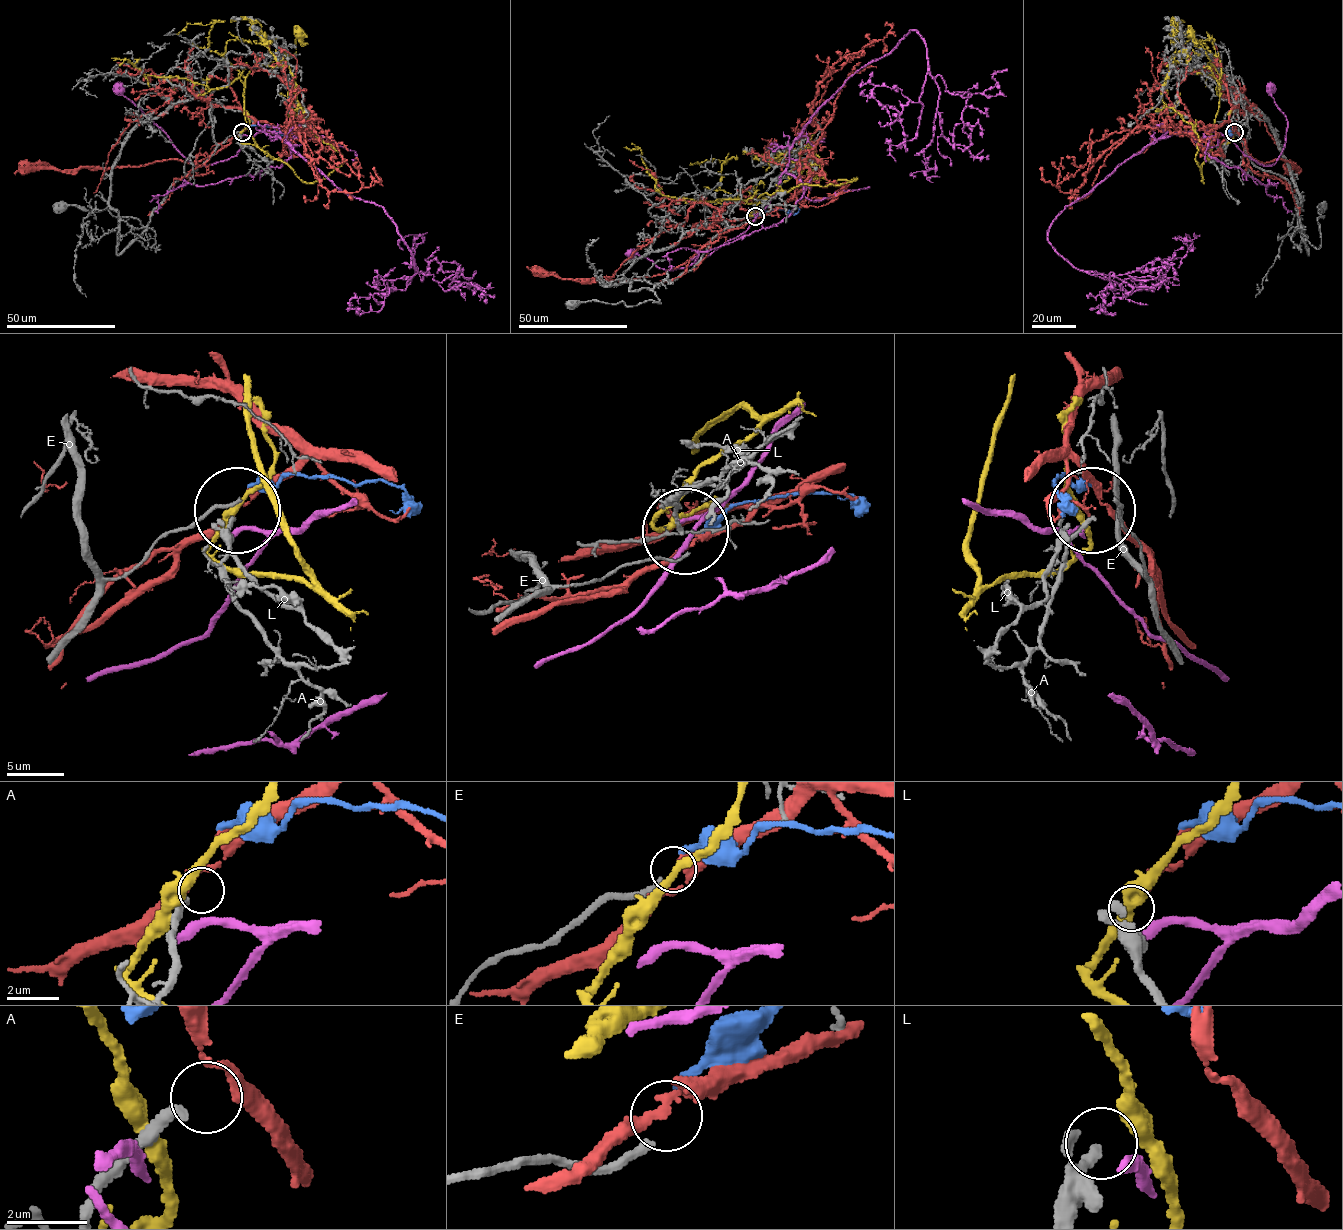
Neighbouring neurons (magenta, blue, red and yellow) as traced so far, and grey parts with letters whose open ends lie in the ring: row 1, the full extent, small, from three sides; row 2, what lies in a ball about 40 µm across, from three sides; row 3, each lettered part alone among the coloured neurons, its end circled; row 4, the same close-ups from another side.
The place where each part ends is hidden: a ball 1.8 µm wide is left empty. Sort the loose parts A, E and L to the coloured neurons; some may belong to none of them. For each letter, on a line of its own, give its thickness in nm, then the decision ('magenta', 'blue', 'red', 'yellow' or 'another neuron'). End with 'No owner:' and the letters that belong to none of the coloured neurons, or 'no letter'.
A: 320 nm thick; red
E: 240 nm thick; blue
L: 360 nm thick; another neuron
No owner: L

